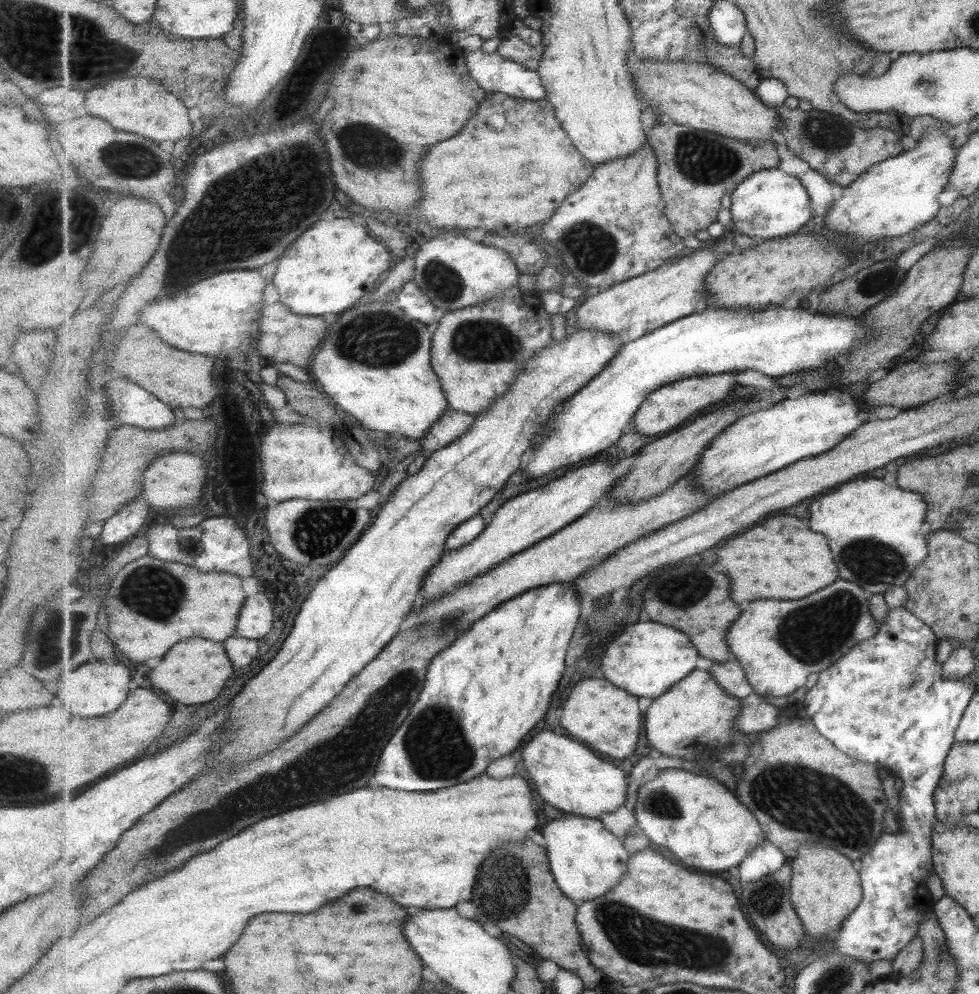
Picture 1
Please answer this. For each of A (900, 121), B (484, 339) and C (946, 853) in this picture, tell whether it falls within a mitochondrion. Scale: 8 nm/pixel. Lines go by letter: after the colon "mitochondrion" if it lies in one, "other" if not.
A: other
B: mitochondrion
C: other

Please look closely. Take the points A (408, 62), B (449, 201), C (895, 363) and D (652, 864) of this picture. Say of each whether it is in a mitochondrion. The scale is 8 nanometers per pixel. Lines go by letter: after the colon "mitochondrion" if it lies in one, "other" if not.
A: other
B: other
C: other
D: other

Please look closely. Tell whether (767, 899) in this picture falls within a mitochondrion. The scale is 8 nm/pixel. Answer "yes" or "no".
yes

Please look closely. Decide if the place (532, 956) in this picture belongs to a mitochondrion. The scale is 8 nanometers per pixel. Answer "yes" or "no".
no

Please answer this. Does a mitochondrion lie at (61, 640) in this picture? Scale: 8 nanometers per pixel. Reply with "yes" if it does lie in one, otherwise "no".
yes

